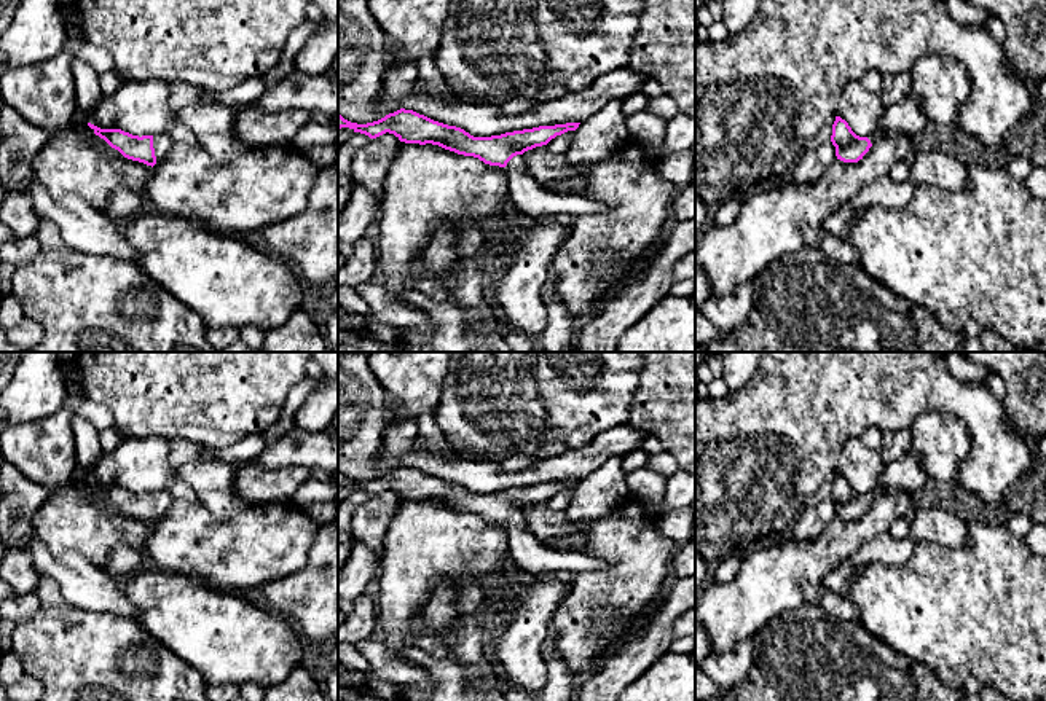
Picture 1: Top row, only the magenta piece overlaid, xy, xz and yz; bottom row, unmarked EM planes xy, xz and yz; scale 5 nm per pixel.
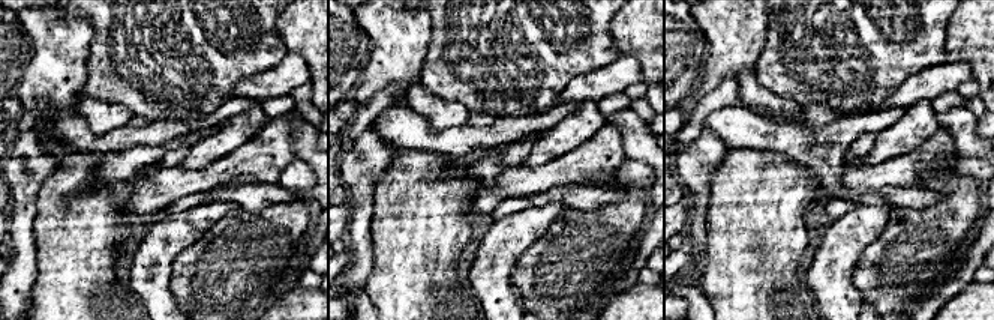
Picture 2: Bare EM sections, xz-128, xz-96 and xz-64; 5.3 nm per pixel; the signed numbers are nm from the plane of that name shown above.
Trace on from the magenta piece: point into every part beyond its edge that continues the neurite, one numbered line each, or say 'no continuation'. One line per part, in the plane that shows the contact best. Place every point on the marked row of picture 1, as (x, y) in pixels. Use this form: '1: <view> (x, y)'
1: xy (161, 142)

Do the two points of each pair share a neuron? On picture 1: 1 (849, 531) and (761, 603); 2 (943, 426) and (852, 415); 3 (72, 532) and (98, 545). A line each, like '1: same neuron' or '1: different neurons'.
1: same neuron
2: different neurons
3: same neuron

